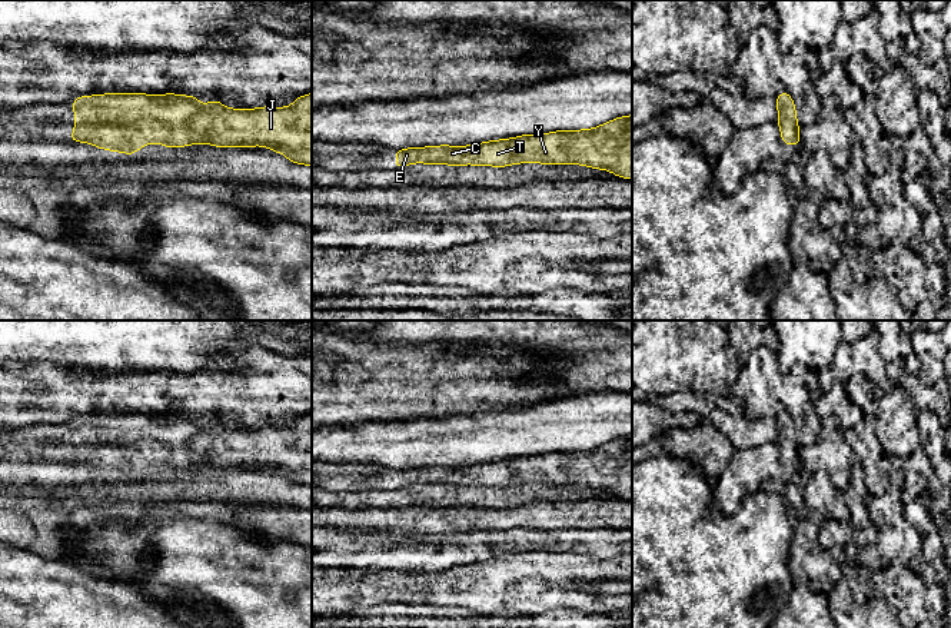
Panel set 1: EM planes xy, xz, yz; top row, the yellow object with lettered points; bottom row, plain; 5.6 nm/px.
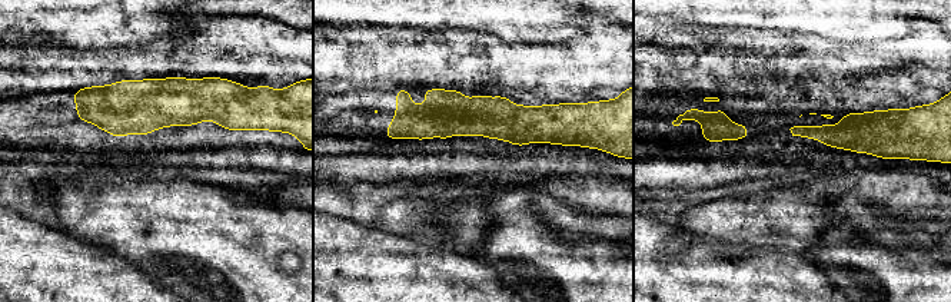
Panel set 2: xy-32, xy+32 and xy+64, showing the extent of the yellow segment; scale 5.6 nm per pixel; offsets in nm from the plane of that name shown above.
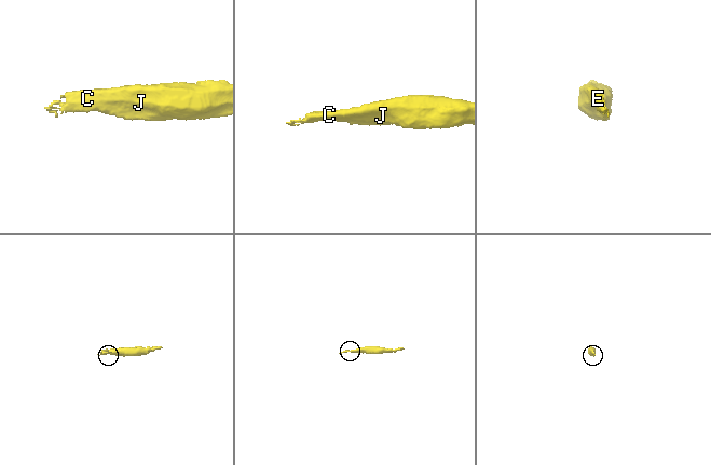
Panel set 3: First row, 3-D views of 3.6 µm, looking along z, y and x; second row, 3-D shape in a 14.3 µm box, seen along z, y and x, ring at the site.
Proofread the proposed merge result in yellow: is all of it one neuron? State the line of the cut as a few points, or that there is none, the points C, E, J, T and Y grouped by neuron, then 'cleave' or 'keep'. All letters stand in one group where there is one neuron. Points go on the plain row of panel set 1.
cut none; groups C E J T Y; keep

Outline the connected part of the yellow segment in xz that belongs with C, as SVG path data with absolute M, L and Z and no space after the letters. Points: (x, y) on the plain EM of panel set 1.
M632 435L595 449L521 455L463 466L408 468L395 471L395 489L412 484L495 486L518 484L583 485L632 499Z

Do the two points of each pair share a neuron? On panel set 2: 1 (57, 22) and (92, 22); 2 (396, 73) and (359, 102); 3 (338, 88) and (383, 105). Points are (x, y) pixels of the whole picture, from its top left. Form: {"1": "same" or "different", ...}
{"1": "same", "2": "different", "3": "different"}

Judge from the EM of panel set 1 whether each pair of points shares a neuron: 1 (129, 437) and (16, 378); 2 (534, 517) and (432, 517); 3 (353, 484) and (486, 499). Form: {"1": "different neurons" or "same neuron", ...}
{"1": "different neurons", "2": "same neuron", "3": "different neurons"}

